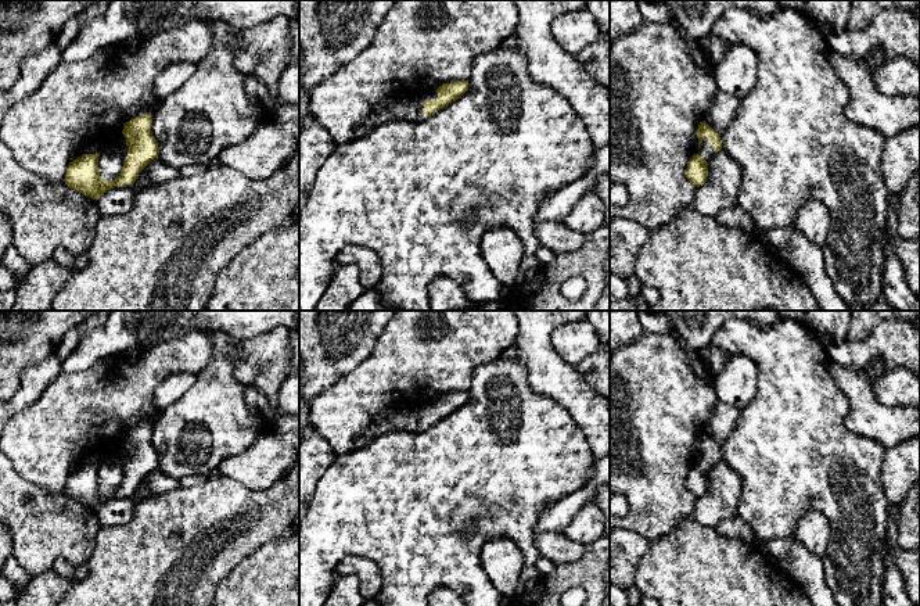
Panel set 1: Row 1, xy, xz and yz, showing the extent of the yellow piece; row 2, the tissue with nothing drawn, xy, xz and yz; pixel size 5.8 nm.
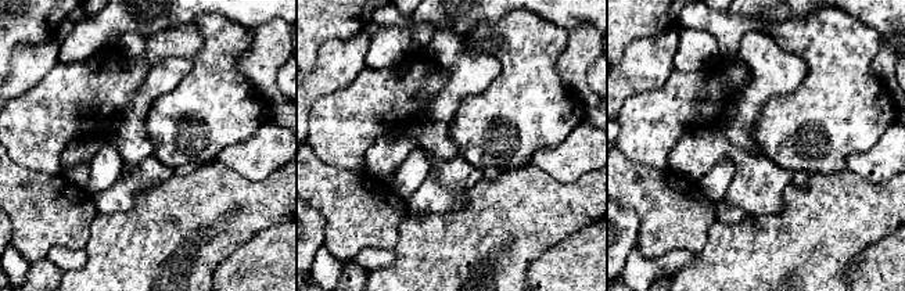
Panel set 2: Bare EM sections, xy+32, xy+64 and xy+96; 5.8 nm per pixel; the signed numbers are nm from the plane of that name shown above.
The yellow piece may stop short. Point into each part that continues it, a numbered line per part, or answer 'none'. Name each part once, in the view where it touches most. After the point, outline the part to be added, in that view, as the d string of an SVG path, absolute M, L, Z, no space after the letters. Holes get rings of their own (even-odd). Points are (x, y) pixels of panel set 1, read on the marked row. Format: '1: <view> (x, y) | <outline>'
1: yz (718, 196) | M708 137L702 139L694 154L708 162L708 175L707 182L697 187L691 205L700 214L714 216L718 223L740 229L775 248L802 275L822 311L848 311L849 306L826 273L822 248L809 243L793 226L757 230L751 216L737 202L740 165L723 150L715 153Z

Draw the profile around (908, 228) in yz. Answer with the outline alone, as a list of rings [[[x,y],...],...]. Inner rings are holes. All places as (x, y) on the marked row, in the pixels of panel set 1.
[[[920,171],[913,175],[899,198],[896,233],[906,240],[920,237],[920,205],[916,200],[919,191]]]

